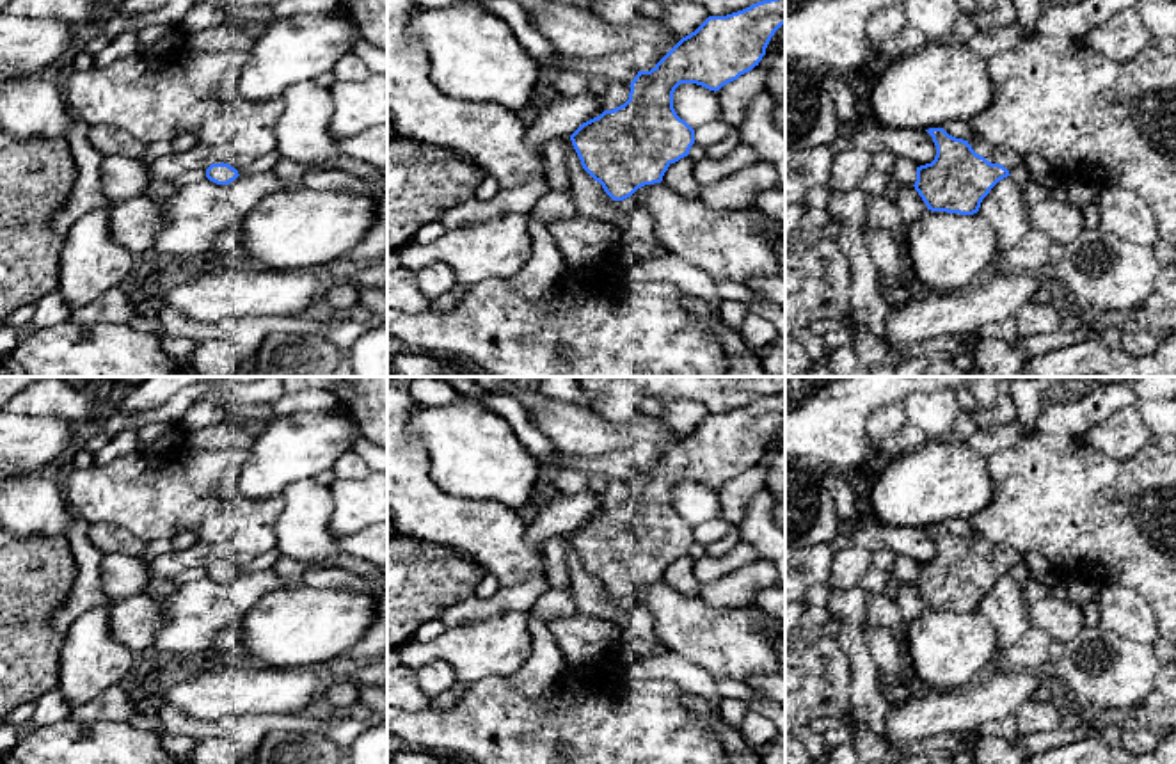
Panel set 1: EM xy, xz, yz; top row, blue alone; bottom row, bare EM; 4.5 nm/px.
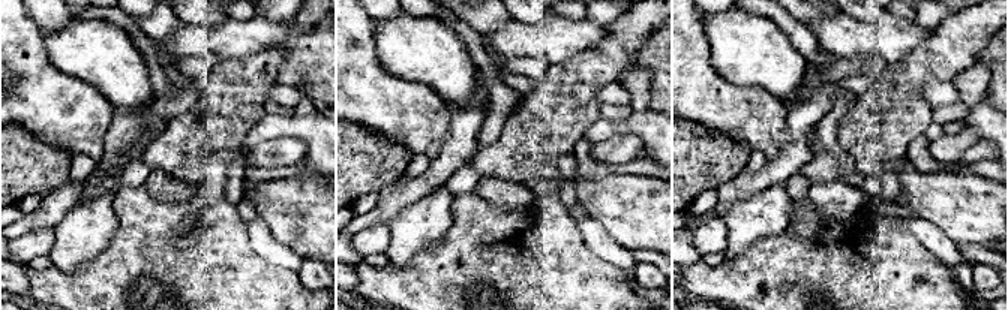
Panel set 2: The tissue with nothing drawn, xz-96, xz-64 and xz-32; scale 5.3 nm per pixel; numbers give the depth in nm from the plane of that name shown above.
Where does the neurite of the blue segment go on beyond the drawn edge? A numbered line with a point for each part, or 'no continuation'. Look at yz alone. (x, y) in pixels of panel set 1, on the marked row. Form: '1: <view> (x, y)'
1: yz (993, 153)

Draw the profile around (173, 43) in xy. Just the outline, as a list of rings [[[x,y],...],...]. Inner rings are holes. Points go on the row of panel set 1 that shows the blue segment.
[[[169,32],[163,39],[151,46],[137,50],[142,57],[165,59],[181,53],[187,46],[187,36],[181,32]]]

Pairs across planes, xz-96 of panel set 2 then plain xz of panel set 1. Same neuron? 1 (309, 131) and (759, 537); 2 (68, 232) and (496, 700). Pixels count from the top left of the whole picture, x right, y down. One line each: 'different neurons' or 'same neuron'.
1: same neuron
2: different neurons

